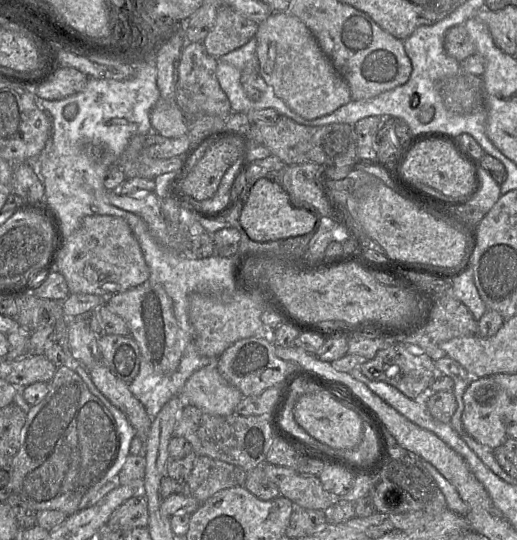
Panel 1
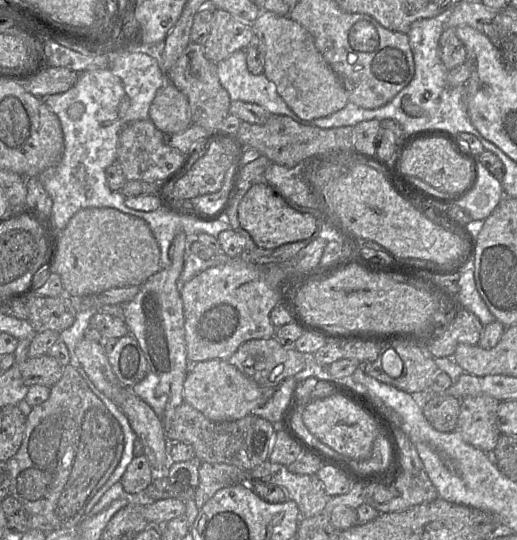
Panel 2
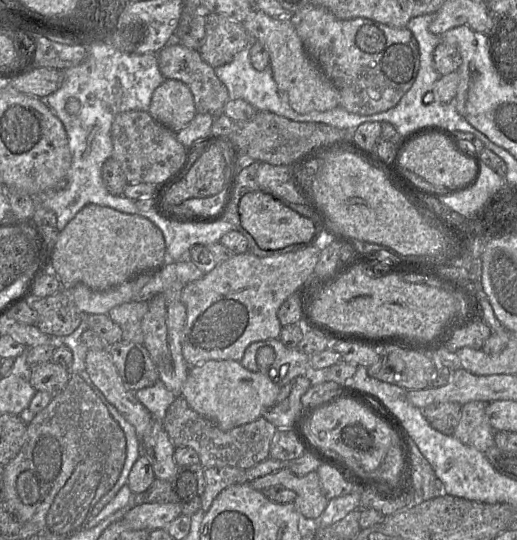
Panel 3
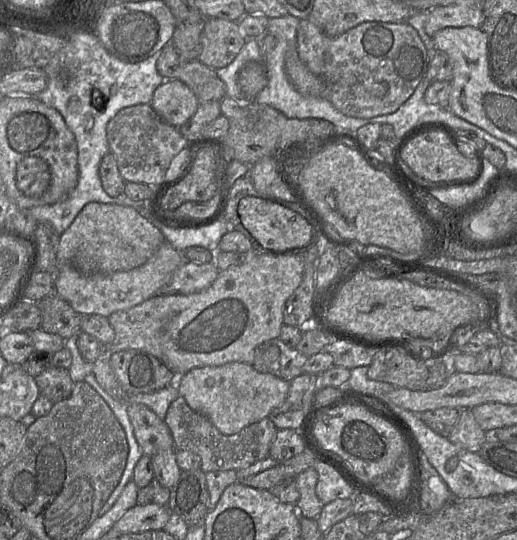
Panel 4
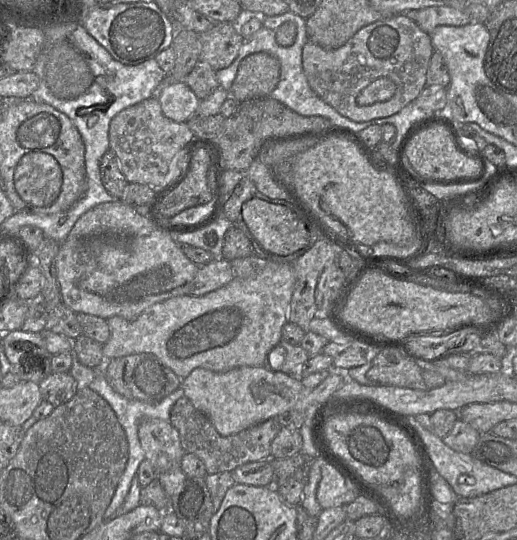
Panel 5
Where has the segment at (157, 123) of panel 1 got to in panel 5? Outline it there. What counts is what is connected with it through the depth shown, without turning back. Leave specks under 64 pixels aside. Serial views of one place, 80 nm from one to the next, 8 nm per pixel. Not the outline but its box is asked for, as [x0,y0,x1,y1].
[156,82,200,123]

